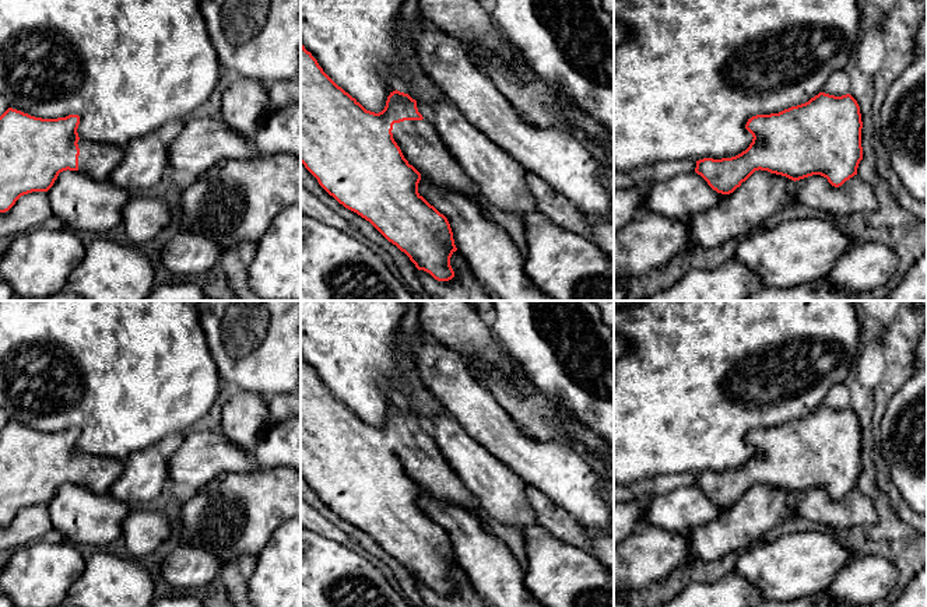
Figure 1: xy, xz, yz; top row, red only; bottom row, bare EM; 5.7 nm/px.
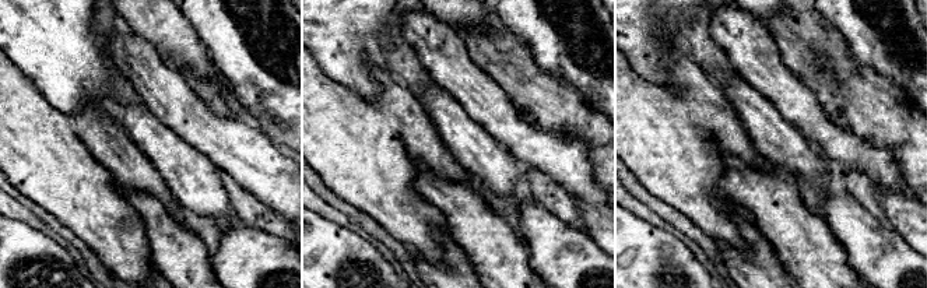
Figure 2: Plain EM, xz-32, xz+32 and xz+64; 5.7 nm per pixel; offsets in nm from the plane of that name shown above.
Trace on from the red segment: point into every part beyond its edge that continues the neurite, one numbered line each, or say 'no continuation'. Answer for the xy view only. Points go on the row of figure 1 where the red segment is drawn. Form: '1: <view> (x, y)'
1: xy (97, 160)

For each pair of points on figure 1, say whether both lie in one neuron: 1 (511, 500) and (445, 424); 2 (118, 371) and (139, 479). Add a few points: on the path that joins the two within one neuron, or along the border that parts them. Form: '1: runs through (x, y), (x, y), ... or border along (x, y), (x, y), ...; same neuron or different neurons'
1: runs through (492, 481), (453, 442); same neuron
2: border along (155, 444), (133, 452), (125, 460); different neurons

